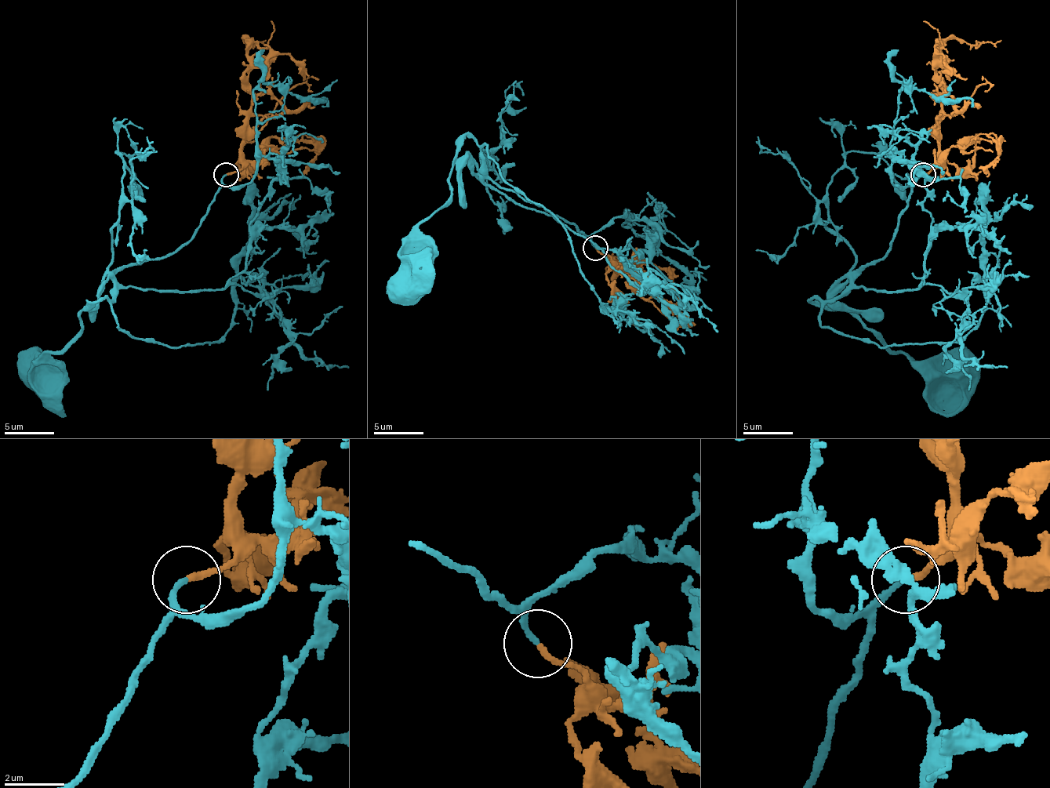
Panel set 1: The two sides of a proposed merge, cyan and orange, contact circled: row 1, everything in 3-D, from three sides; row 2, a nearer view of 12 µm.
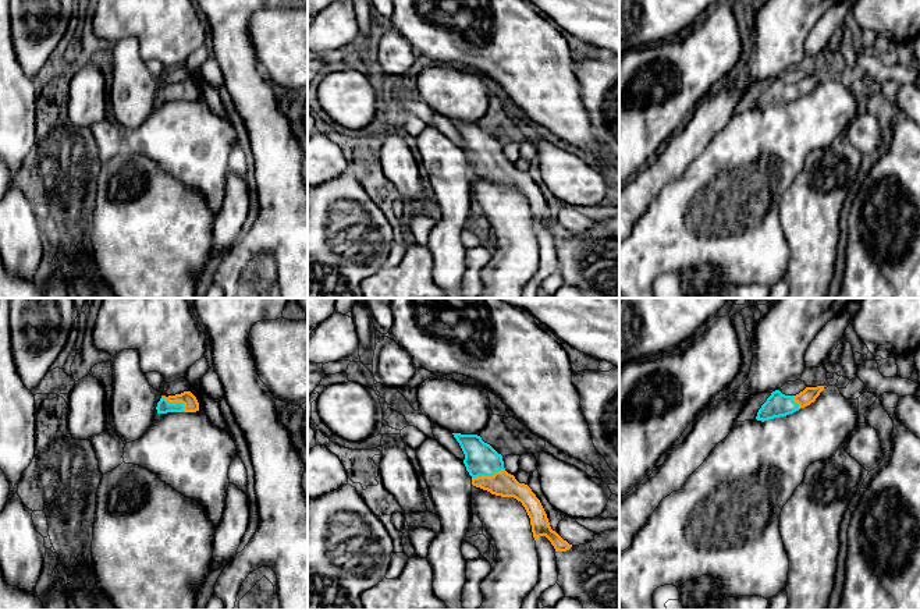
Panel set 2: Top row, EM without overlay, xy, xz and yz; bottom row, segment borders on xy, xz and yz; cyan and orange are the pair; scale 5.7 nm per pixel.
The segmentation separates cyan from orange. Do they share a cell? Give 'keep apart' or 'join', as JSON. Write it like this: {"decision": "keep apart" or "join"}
{"decision": "join"}

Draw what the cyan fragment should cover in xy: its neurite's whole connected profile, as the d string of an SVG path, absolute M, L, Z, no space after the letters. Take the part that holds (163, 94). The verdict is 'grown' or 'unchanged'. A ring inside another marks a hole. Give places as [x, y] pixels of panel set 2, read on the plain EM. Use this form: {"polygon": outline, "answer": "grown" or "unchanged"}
{"polygon": "M184 79L175 84L161 84L157 91L157 102L167 100L196 100L199 99L199 91L191 79Z", "answer": "grown"}

